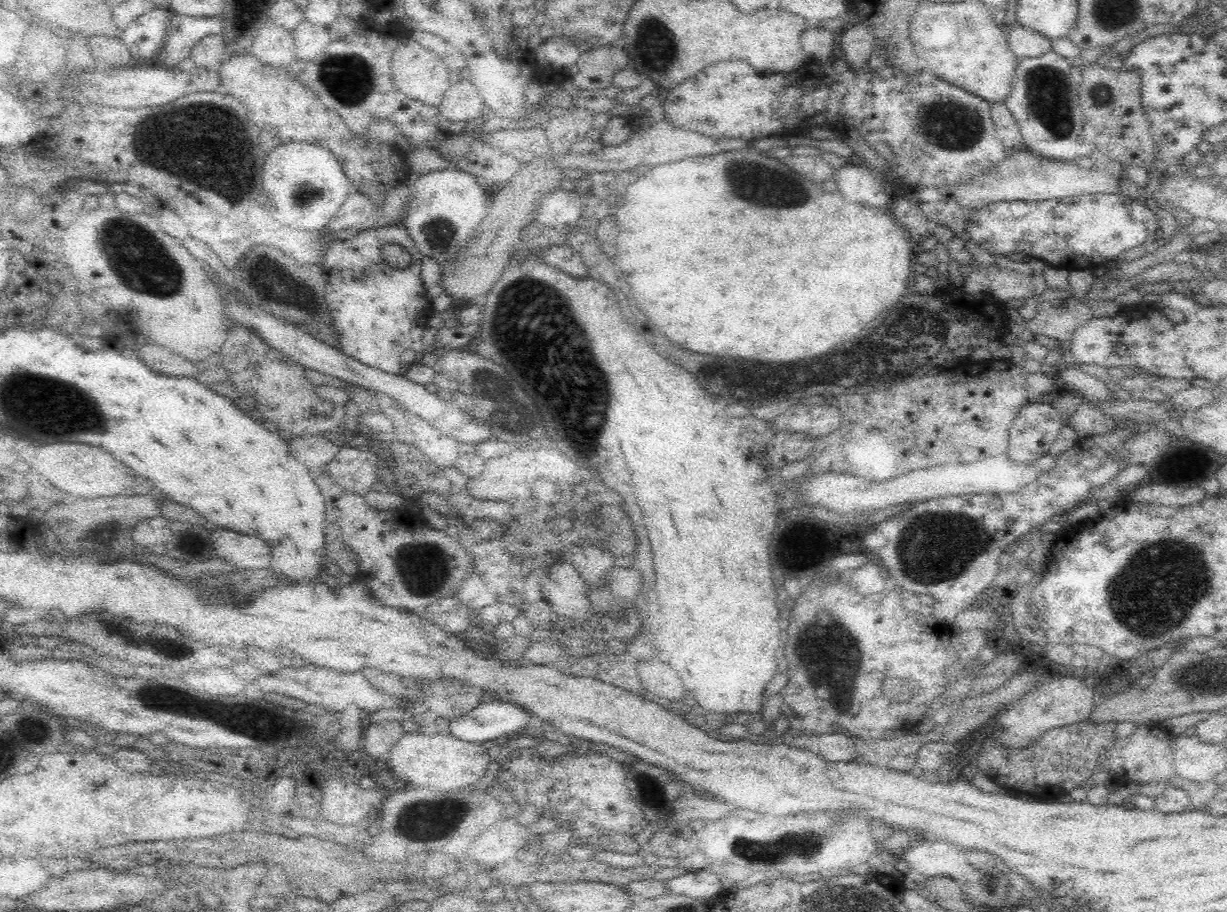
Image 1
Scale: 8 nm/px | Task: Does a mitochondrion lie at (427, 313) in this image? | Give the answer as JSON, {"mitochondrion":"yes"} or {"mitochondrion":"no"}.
{"mitochondrion":"no"}

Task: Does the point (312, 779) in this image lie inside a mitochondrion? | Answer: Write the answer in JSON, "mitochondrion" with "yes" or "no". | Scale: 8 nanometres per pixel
{"mitochondrion":"no"}

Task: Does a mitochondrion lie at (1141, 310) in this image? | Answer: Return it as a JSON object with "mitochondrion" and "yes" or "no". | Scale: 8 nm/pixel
{"mitochondrion":"no"}

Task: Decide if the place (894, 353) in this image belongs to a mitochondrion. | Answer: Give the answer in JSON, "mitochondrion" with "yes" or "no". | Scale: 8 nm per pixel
{"mitochondrion":"yes"}

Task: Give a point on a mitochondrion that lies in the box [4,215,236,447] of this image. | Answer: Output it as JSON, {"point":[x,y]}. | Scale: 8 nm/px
{"point":[142,265]}

